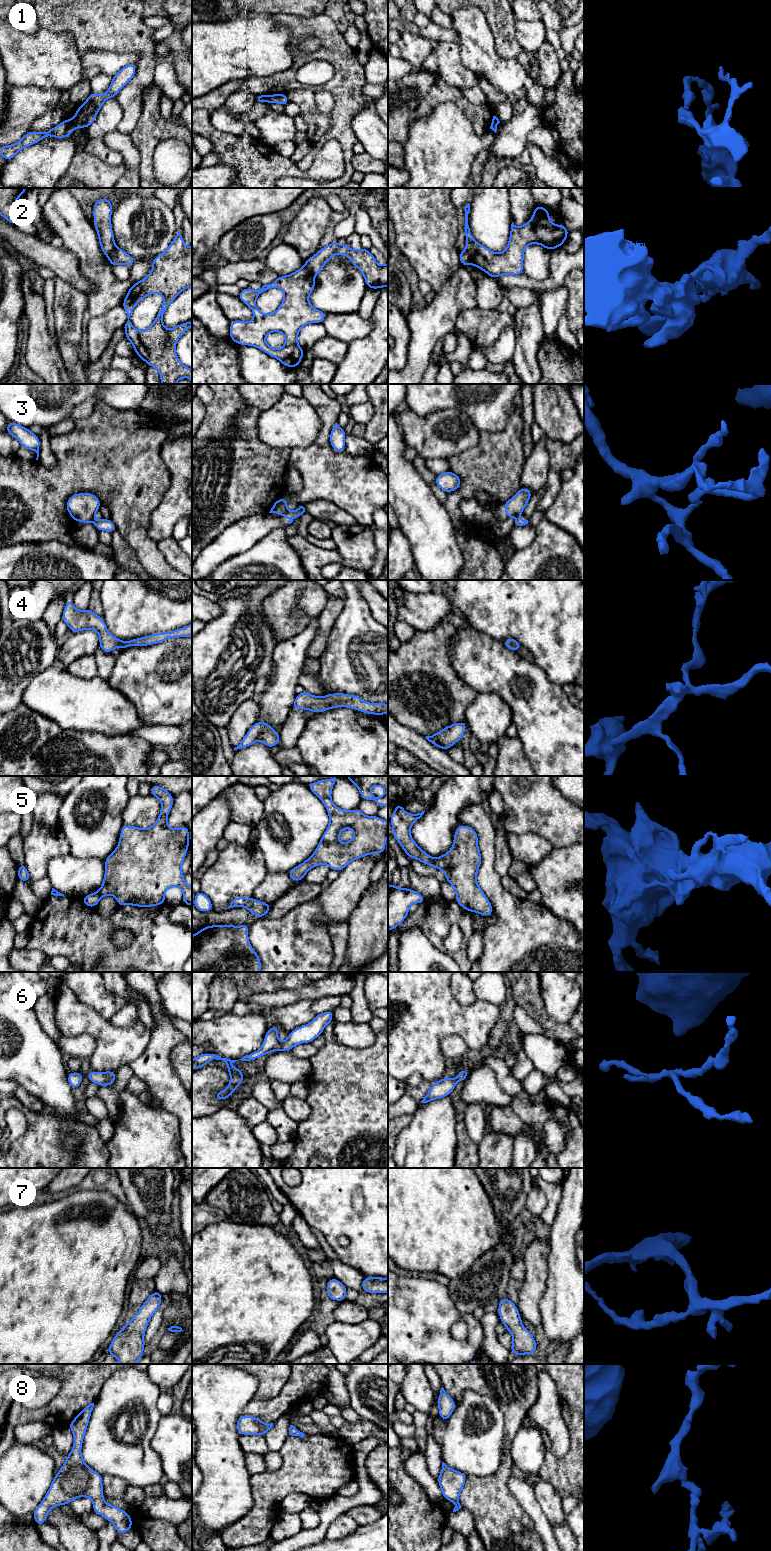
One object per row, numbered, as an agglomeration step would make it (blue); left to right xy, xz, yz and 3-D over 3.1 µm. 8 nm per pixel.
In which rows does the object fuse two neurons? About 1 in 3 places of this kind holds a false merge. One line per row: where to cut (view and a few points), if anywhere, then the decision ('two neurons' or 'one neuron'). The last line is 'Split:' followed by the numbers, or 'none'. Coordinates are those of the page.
1: cut xy (70, 120), (75, 127); two neurons
2: cut yz (466, 249), (472, 263); two neurons
3: cut xz (288, 511), (283, 515); two neurons
4: cut none; one neuron
5: cut none; one neuron
6: cut none; one neuron
7: cut none; one neuron
8: cut none; one neuron
Split: 1, 2, 3

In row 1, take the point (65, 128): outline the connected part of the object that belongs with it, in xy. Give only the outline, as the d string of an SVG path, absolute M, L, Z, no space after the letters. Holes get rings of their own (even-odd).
M64 119L60 124L46 132L29 131L18 142L9 146L1 146L0 155L6 161L10 161L20 150L36 144L43 138L48 136L55 137L58 139L69 137L73 133L74 129L75 127L72 121Z

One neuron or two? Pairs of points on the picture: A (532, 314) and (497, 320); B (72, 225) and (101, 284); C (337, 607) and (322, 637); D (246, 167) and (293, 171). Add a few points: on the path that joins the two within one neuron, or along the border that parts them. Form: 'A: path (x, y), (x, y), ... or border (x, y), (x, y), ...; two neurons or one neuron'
A: border (512, 315), (515, 321), (515, 329); two neurons
B: path (82, 240), (96, 269); one neuron
C: path (330, 614), (326, 619), (324, 630); one neuron
D: path (258, 167), (281, 167); one neuron

